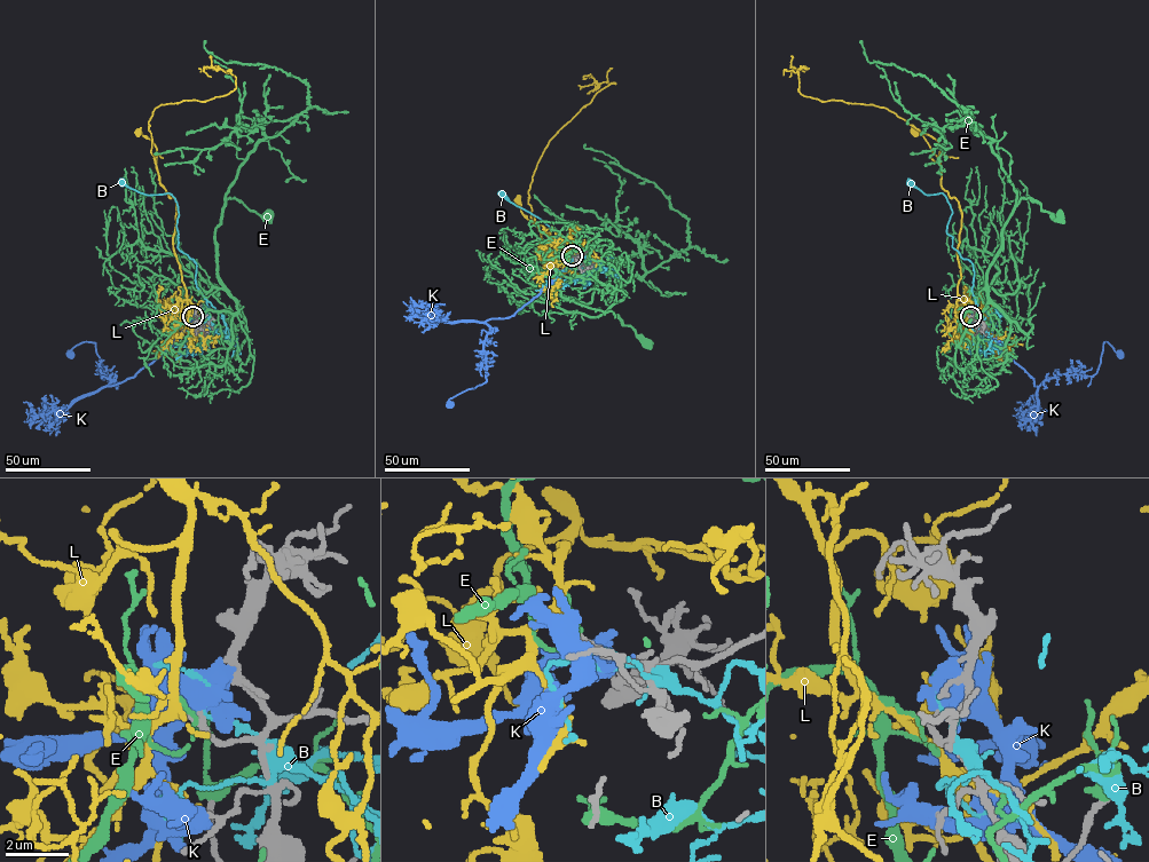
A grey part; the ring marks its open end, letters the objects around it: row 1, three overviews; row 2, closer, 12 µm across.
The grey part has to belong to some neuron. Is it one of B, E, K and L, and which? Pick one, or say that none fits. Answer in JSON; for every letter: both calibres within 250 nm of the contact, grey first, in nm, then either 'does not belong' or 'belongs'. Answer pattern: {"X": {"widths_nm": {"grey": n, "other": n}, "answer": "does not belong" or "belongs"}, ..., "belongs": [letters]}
{"B": {"widths_nm": {"grey": 220, "other": 140}, "answer": "does not belong"}, "E": {"widths_nm": {"grey": 220, "other": 70}, "answer": "does not belong"}, "K": {"widths_nm": {"grey": 220, "other": 550}, "answer": "does not belong"}, "L": {"widths_nm": {"grey": 200, "other": 200}, "answer": "belongs"}, "belongs": ["L"]}

